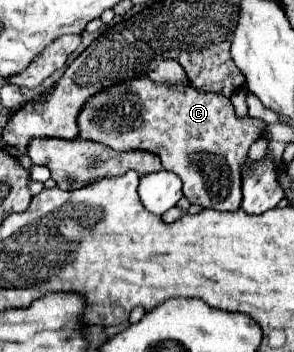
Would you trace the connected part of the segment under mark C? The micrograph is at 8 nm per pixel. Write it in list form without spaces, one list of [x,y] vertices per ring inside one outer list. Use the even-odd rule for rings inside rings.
[[[147,75],[131,81],[115,83],[95,97],[87,99],[79,117],[79,139],[103,143],[115,151],[147,151],[161,159],[165,171],[177,173],[183,181],[183,193],[193,205],[215,211],[235,211],[241,207],[241,167],[247,159],[249,147],[263,137],[267,123],[255,117],[237,117],[231,101],[219,93],[203,93],[191,85],[171,85],[151,81]]]

